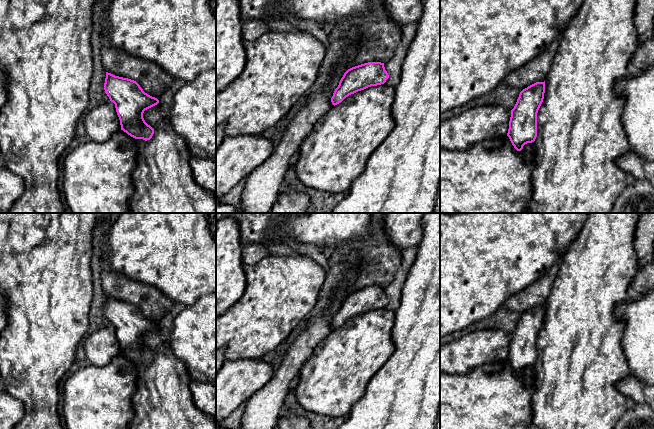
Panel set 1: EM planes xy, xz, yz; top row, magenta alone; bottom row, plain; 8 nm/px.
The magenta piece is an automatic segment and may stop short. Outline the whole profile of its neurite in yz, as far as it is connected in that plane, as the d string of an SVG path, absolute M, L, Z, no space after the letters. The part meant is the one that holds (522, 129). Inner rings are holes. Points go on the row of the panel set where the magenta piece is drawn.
M584 0L576 15L570 20L561 35L559 48L550 66L544 82L536 82L523 89L514 108L511 110L507 136L517 151L521 151L527 143L534 143L535 157L531 175L532 199L527 213L611 213L616 199L626 187L627 174L621 170L616 161L630 151L629 141L621 121L625 97L617 96L613 90L616 81L627 77L627 65L640 43L640 34L636 30L635 7L637 0Z

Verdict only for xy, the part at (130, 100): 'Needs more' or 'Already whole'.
Already whole

